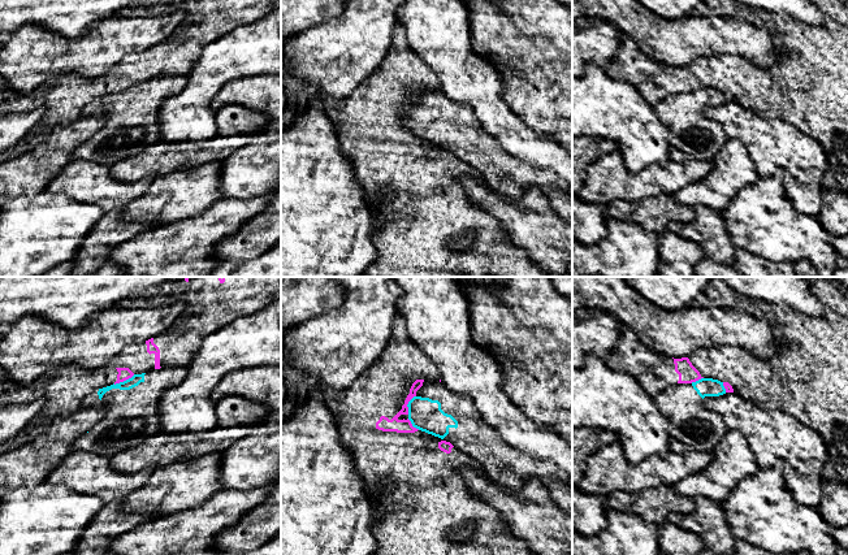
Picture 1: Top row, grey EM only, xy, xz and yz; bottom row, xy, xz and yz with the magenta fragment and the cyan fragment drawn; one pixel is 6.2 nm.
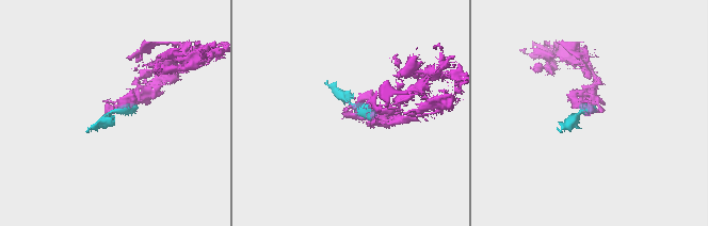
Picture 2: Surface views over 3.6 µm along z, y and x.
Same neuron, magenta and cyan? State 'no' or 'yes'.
no

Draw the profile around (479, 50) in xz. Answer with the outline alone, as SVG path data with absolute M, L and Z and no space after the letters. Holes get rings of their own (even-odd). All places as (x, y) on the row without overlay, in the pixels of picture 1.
M464 0L470 9L470 29L473 51L494 61L503 78L502 99L533 131L558 142L572 155L572 9L559 0Z

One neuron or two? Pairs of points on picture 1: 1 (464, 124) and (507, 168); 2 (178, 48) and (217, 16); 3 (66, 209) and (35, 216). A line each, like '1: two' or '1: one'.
1: one
2: one
3: one

